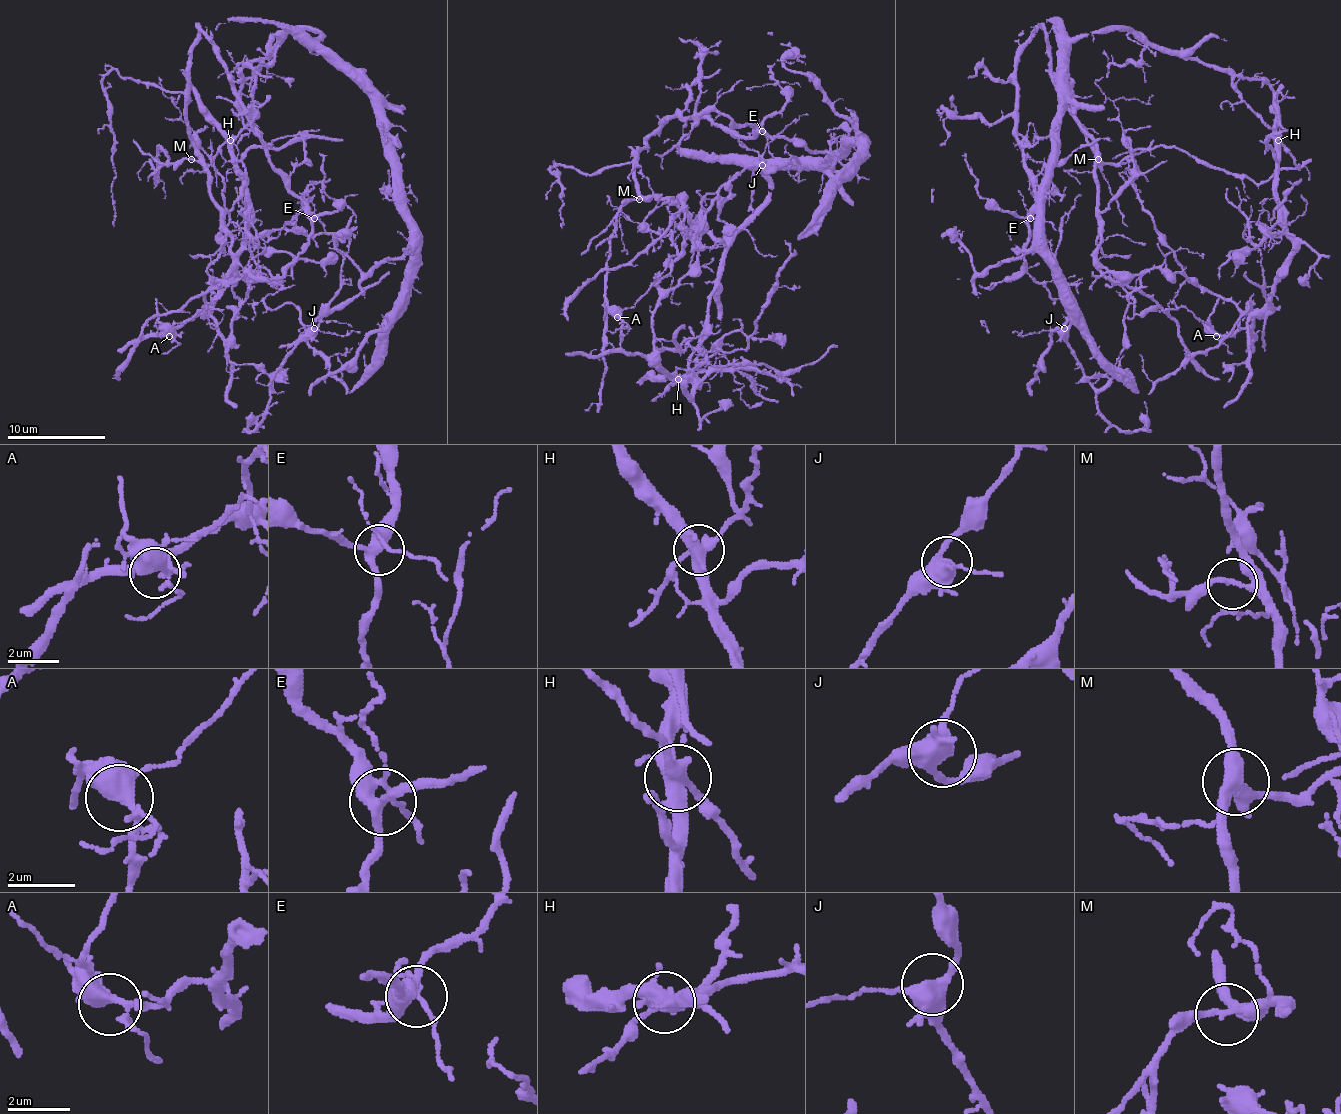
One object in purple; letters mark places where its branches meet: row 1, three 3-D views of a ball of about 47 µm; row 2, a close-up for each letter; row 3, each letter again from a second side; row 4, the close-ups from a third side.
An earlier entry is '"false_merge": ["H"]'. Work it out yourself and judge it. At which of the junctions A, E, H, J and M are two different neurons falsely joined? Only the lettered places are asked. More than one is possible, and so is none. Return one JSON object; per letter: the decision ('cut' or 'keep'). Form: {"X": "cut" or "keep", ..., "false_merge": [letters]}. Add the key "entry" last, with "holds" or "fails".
{"A": "keep", "E": "keep", "H": "cut", "J": "keep", "M": "keep", "false_merge": ["H"], "entry": "holds"}

